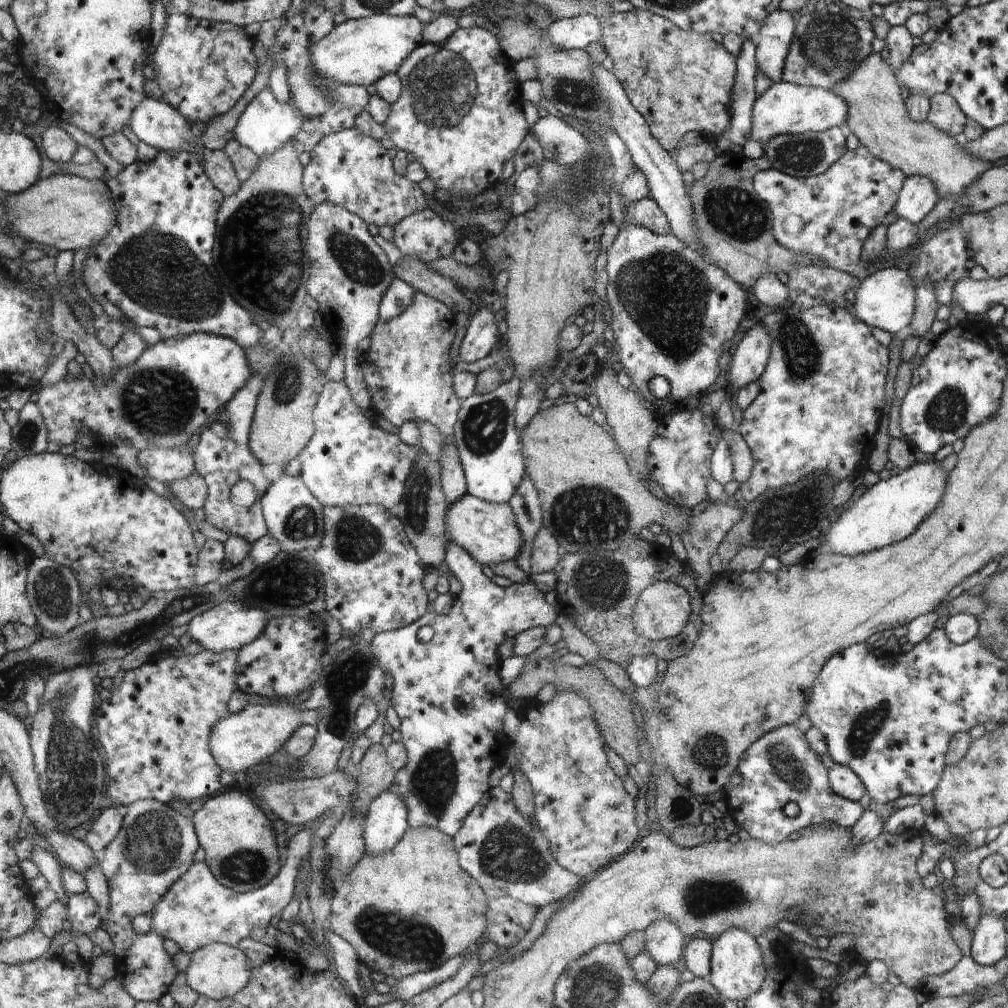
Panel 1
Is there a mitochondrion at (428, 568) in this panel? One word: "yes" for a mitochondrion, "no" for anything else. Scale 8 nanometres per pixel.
no

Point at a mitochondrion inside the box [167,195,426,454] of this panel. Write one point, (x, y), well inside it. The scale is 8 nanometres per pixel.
(356, 261)

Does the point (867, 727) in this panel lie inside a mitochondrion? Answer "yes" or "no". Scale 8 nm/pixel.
yes

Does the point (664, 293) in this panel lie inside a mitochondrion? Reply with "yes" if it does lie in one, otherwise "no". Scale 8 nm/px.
yes

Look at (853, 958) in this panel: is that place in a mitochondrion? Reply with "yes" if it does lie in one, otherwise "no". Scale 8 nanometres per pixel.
no

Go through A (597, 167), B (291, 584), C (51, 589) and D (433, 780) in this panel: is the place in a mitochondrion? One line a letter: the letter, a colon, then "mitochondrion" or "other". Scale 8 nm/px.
A: mitochondrion
B: mitochondrion
C: mitochondrion
D: mitochondrion

